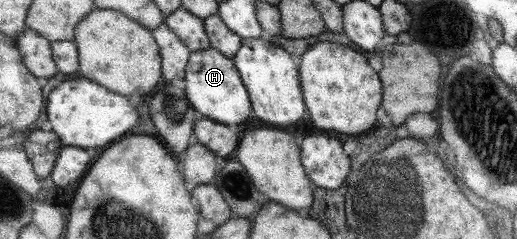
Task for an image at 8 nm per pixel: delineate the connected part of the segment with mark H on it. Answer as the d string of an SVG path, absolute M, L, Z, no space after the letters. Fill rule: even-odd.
M211 47L191 52L183 79L187 99L190 99L191 107L198 111L201 117L215 119L215 122L223 125L237 125L245 121L245 117L249 117L252 107L248 91L231 57L224 56Z

